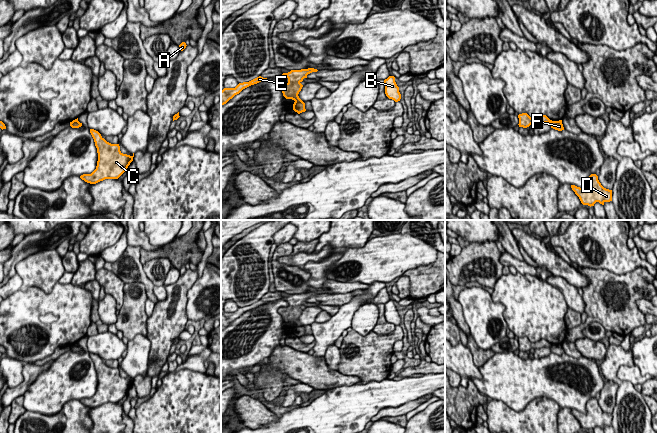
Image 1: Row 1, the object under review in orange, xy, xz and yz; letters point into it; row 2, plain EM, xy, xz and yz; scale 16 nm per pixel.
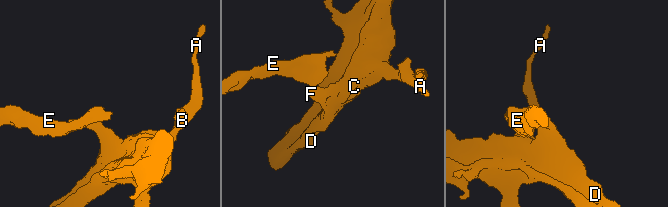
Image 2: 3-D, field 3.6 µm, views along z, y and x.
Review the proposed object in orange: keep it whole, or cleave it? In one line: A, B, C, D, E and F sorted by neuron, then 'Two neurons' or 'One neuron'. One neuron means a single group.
Groups: A B C D F / E. Two neurons

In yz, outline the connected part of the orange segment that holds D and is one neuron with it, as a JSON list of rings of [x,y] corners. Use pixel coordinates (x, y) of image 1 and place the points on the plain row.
[[[591,398],[586,403],[587,413],[582,413],[571,409],[572,414],[579,421],[583,429],[594,430],[596,426],[604,429],[605,426],[612,425],[612,414],[604,412],[598,404],[596,398]]]

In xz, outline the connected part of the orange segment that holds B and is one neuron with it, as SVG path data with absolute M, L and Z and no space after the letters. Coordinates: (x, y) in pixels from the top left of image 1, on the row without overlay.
M389 300L384 304L385 318L389 323L394 324L395 326L400 325L401 318L399 316L399 311L395 306L394 300Z

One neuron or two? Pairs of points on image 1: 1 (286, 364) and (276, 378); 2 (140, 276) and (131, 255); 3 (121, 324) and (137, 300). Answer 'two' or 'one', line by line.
1: two
2: one
3: one

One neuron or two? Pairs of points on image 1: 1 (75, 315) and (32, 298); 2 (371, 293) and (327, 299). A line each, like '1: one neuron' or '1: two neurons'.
1: one neuron
2: two neurons

